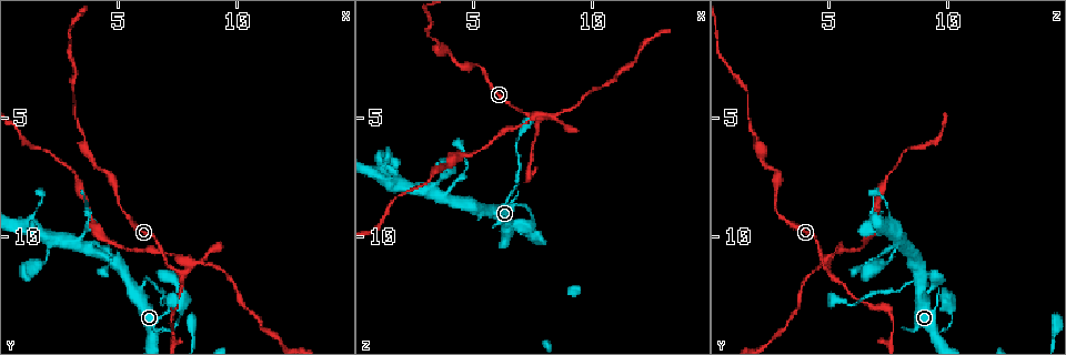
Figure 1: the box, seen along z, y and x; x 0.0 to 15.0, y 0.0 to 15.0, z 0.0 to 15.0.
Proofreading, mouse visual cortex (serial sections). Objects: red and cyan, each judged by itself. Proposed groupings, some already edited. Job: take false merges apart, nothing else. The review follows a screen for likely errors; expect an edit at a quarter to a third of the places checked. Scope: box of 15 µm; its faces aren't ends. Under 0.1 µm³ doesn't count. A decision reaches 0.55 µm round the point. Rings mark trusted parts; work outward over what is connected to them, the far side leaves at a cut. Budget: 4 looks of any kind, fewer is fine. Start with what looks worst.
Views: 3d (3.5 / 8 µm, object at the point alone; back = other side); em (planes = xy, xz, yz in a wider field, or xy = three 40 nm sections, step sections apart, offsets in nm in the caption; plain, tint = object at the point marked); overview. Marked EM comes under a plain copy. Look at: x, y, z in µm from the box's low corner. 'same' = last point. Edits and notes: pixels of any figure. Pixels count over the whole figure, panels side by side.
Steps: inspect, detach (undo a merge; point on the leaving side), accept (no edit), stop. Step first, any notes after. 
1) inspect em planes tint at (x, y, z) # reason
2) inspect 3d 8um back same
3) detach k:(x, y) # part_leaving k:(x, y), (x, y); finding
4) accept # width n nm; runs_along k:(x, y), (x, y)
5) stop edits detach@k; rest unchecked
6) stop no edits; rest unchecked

inspect 3d 3.5um at (8.2, 11.3, 5.0) # sharp bend

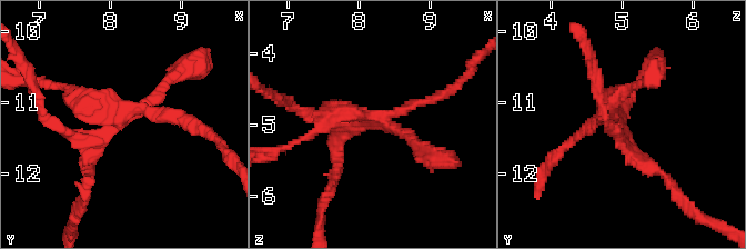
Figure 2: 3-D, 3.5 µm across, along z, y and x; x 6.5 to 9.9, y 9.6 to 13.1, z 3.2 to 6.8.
inspect em xy step 1 tint at (8.05, 11.25, 4.95) # now the EM

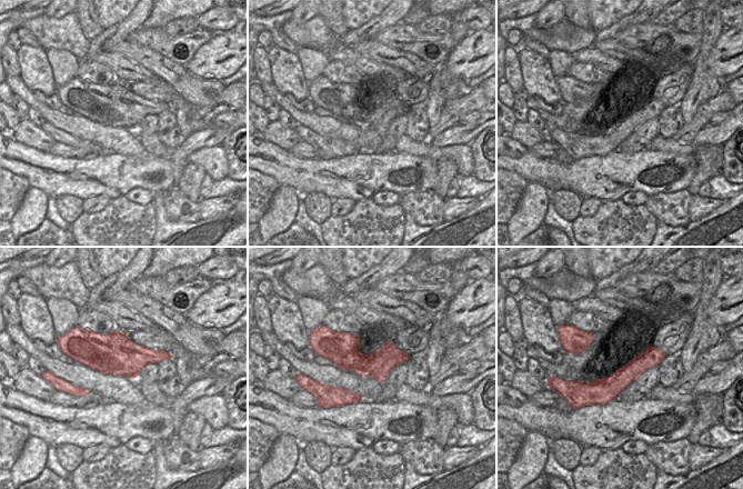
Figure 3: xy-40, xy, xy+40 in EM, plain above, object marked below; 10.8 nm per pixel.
detach 2:(334, 106) # two cells meet here

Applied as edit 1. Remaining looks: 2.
inspect 3d 8um at (7.2, 13.9, 7.7) # calibre changes

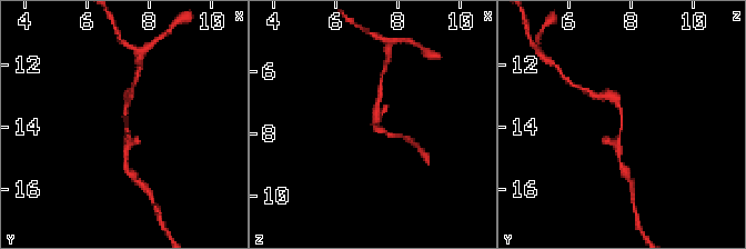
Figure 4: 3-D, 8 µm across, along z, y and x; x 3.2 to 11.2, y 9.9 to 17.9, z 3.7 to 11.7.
inspect em xy step 2 tint at (7.2, 13.9, 7.7)

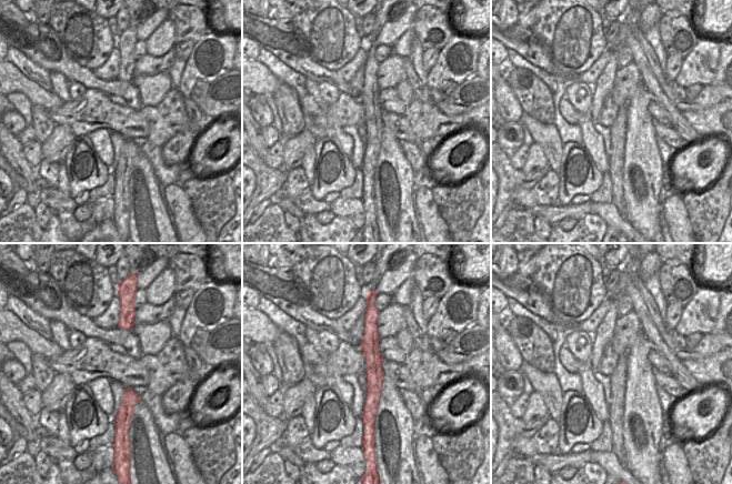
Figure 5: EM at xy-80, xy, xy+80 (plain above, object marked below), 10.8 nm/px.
accept # continuous, no second cell

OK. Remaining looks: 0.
stop edits detach@2; rest unchecked

